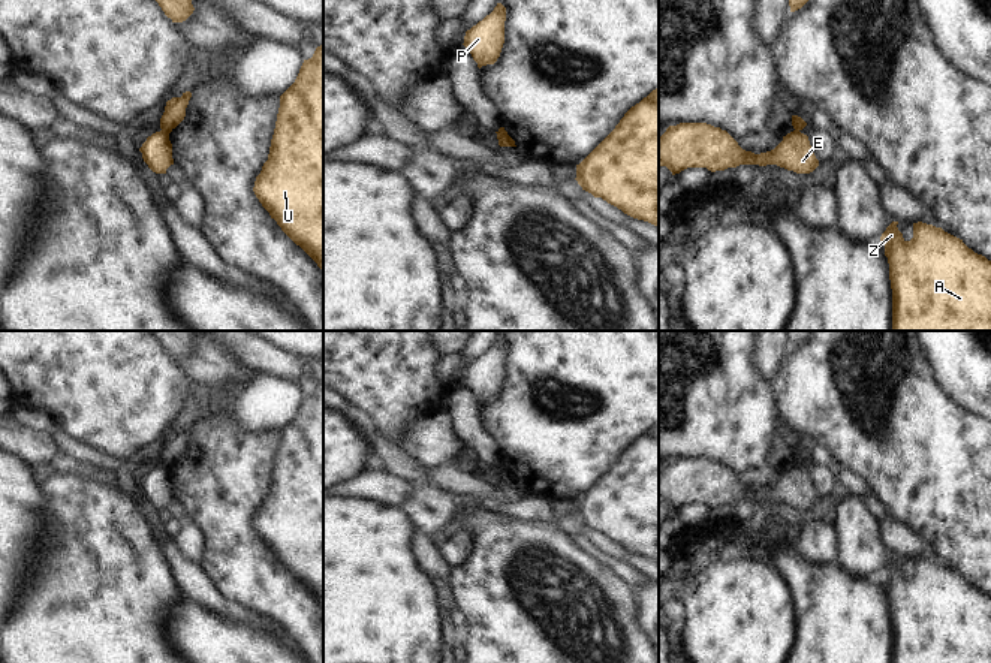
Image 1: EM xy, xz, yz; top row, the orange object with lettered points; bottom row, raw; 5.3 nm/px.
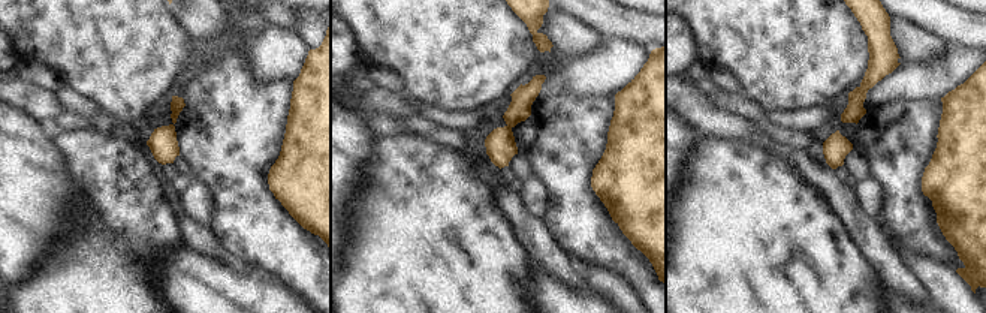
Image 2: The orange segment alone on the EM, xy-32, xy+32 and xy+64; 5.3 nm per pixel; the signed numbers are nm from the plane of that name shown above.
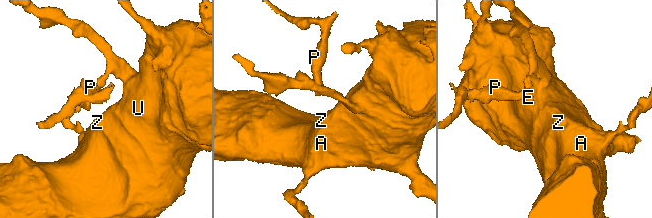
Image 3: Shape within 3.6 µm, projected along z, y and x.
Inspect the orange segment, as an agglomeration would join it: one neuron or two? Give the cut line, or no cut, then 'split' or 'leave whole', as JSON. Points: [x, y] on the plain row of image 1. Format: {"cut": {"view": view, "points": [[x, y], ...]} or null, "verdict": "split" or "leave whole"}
{"cut": {"view": "xy", "points": [[162, 464], [168, 470]]}, "verdict": "split"}

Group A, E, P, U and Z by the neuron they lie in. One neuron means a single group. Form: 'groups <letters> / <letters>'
groups A U Z / E P

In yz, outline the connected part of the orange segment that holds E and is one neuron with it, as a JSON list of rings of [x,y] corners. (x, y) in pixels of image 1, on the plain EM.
[[[680,458],[669,461],[659,473],[659,503],[666,501],[672,510],[687,503],[707,503],[716,507],[740,500],[777,500],[796,509],[810,509],[819,501],[819,495],[813,488],[808,471],[799,465],[787,468],[774,485],[760,489],[743,485],[726,465],[707,458]]]

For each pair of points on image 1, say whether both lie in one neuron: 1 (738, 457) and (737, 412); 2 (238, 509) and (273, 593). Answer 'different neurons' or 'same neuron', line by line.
1: same neuron
2: same neuron

